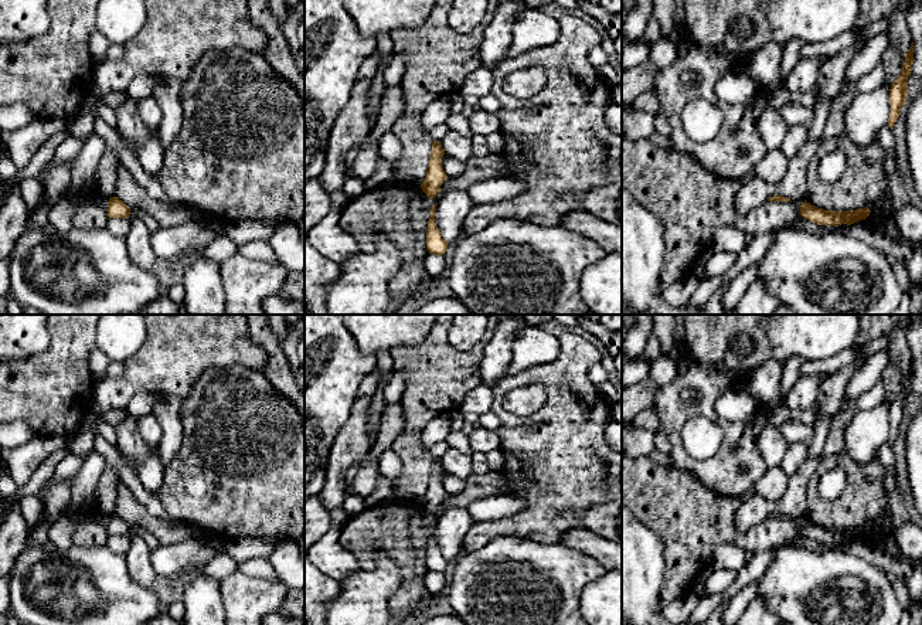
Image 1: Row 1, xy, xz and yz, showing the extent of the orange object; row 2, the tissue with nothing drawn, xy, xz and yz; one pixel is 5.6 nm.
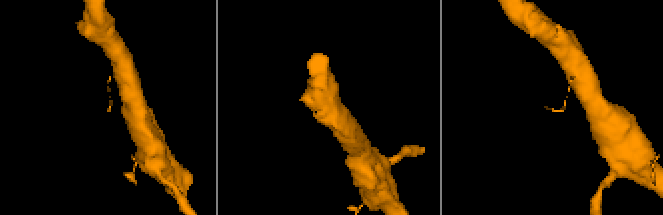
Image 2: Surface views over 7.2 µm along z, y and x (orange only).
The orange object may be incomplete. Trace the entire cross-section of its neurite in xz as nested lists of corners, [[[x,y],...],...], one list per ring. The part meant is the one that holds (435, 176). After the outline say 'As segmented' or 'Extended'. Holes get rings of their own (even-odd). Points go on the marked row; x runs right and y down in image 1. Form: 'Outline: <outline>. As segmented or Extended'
Outline: [[[433,140],[426,176],[423,183],[421,184],[422,191],[429,198],[436,197],[436,194],[440,190],[440,186],[448,177],[442,167],[443,154],[445,154],[445,150],[442,149],[440,142]]]. As segmented

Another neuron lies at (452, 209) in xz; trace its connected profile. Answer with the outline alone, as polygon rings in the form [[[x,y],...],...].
[[[448,190],[439,198],[435,210],[435,223],[448,244],[457,241],[473,204],[467,190]]]

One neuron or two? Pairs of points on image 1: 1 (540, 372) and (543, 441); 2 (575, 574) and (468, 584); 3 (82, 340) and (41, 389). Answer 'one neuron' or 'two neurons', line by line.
1: one neuron
2: one neuron
3: one neuron

